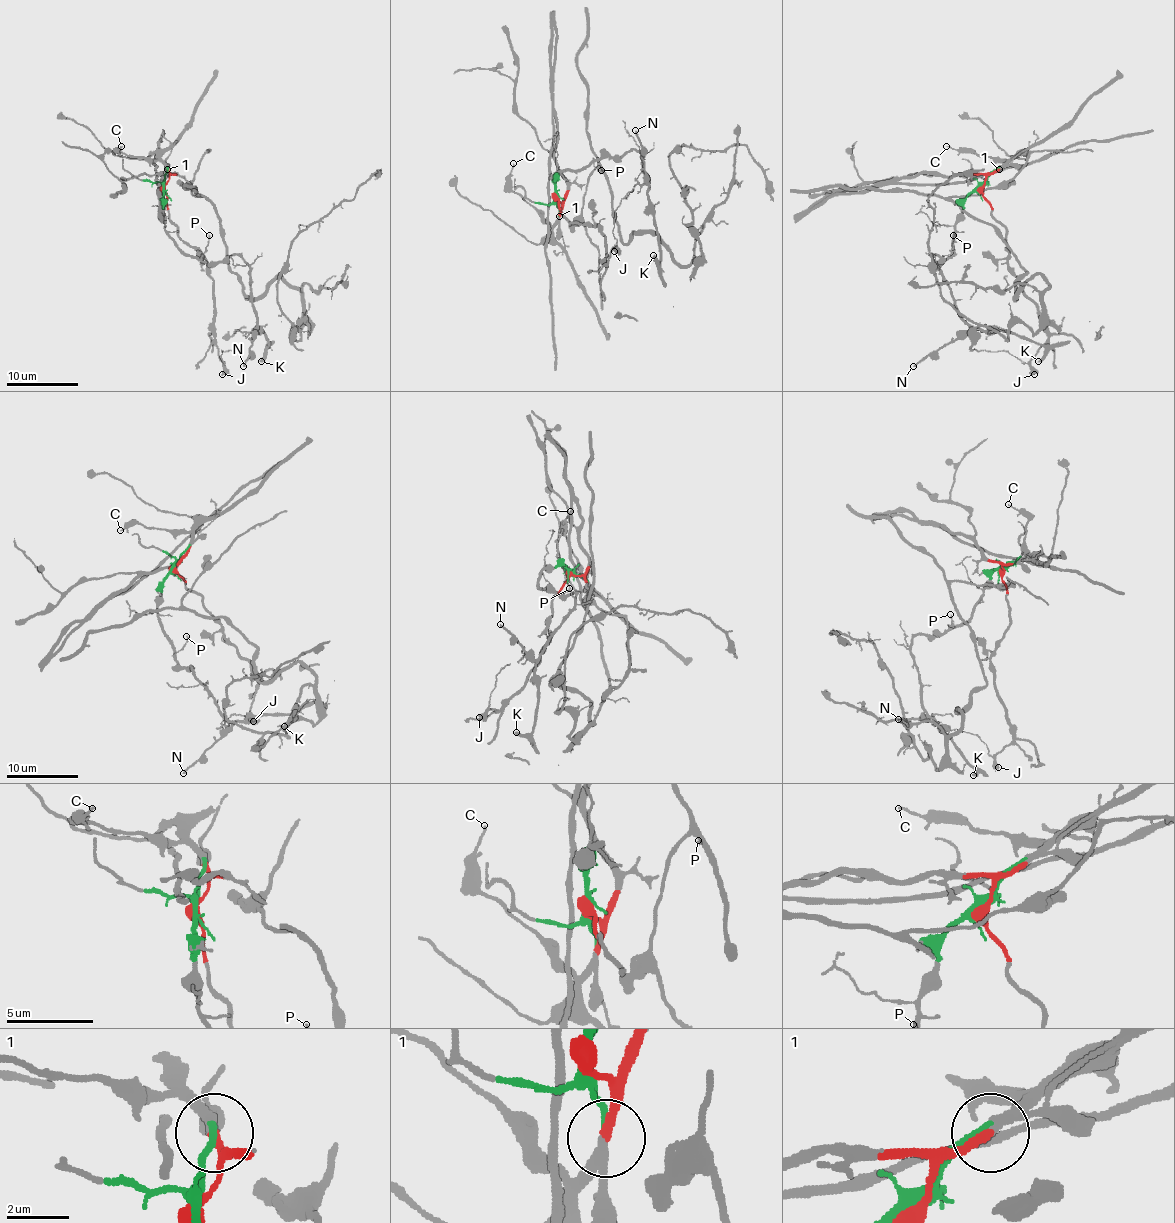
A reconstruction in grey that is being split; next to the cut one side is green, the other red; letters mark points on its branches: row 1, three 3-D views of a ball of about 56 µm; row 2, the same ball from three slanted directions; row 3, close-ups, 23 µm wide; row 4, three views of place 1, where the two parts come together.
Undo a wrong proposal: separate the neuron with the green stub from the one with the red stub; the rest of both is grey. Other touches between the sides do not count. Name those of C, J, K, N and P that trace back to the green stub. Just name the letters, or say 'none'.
K, N, P

